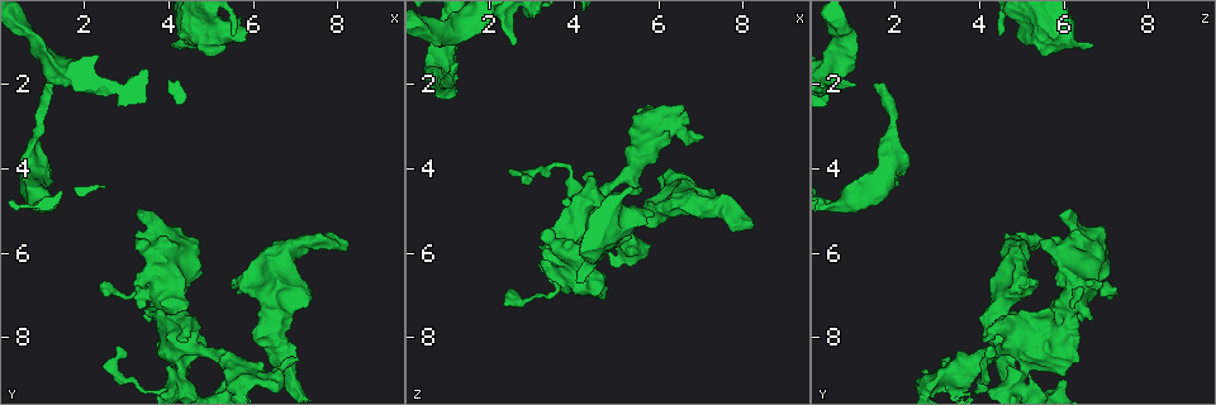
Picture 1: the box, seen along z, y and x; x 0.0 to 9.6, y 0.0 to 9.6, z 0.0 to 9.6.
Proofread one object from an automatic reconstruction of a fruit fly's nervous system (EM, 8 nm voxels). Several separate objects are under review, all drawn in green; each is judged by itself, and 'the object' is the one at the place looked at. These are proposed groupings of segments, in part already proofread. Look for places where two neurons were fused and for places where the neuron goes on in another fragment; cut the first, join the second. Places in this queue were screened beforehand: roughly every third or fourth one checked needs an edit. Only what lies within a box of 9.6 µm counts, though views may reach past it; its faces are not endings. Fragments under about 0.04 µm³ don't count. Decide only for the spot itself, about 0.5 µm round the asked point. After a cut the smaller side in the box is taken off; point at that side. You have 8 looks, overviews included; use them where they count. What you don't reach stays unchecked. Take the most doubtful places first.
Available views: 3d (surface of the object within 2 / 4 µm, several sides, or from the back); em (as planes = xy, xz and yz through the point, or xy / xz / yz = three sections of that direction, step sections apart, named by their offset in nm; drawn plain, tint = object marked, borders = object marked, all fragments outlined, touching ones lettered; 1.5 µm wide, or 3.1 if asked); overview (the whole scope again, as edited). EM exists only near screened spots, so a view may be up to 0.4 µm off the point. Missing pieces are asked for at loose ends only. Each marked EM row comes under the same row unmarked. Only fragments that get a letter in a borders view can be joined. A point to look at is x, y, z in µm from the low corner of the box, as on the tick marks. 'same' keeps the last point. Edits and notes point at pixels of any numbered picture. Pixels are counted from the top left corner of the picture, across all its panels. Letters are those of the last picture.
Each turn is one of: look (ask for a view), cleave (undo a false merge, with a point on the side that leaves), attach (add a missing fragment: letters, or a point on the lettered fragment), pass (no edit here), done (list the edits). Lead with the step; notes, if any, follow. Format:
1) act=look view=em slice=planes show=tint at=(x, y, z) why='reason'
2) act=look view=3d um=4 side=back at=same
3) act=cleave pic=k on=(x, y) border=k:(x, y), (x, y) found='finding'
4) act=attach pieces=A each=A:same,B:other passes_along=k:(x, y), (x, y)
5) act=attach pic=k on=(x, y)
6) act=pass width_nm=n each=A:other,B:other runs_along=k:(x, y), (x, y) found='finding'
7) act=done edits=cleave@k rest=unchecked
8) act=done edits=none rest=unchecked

act=look view=em slice=planes show=borders at=(8.30, 5.90, 5.35) why='free end'

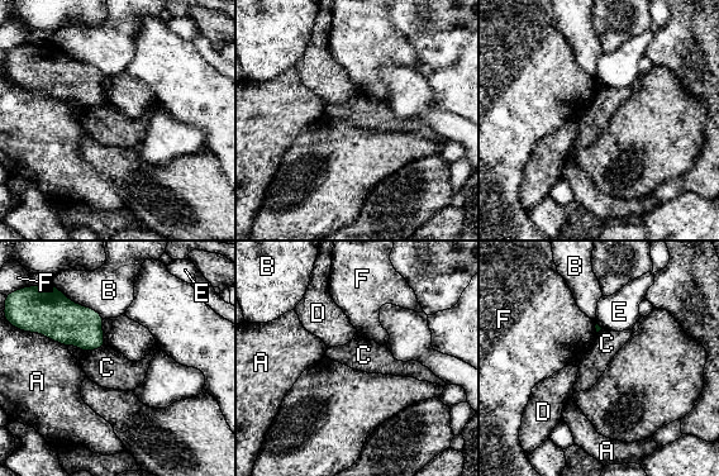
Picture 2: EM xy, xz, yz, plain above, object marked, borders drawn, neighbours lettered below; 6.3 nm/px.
act=pass each=A:other,B:other,C:other,D:other,E:other,F:other border=2:(104, 344), (84, 353) found='no lettered fragment goes on from it'

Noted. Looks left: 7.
act=look view=em slice=planes show=borders at=(7.30, 7.20, 4.45) why='an open end'

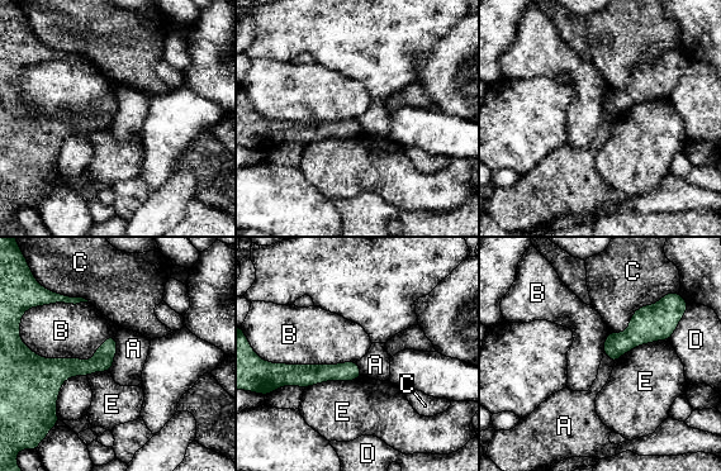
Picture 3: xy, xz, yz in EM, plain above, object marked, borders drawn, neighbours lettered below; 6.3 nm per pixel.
act=pass each=A:other,B:other,C:other,D:other,E:other runs_along=3:(113, 341), (89, 367), (38, 364) found='none of them fits'

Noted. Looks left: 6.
act=look view=em slice=xy step=4 show=tint at=(4.15, 8.10, 4.20) why='thick end'

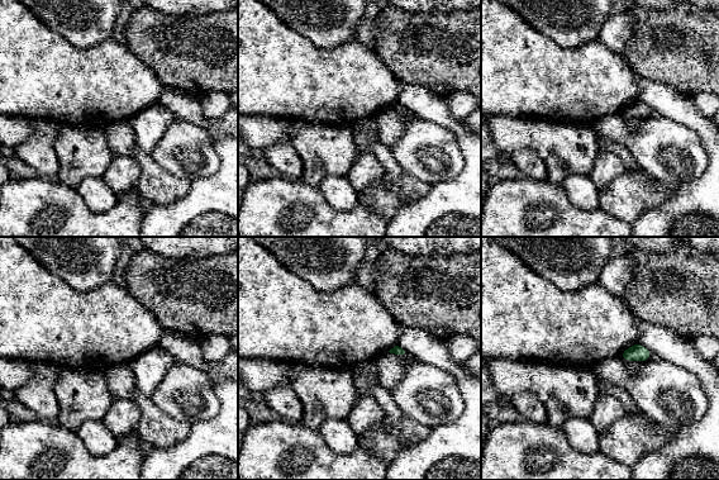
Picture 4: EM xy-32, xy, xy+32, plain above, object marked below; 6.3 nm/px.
act=look view=em slice=xz step=4 show=borders at=same why='another direction'

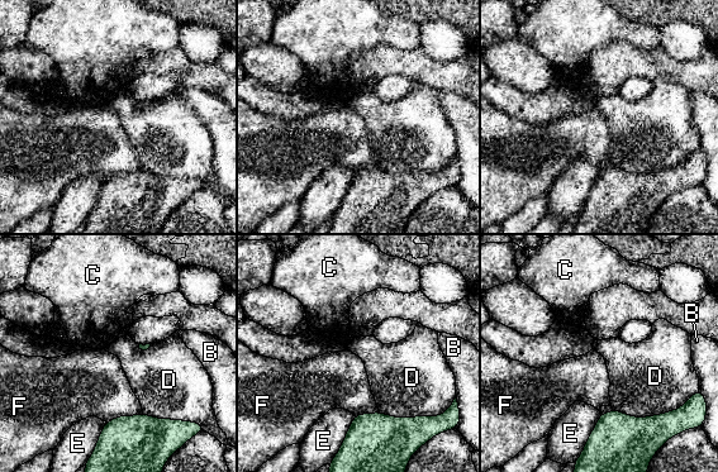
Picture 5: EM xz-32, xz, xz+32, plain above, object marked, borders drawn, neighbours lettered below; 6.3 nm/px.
act=pass each=B:other,C:other,D:other,E:other,F:other border=5:(142, 413), (114, 416), (107, 423) found='no lettered fragment goes on from it'

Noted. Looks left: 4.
act=done edits=none rest=unchecked

